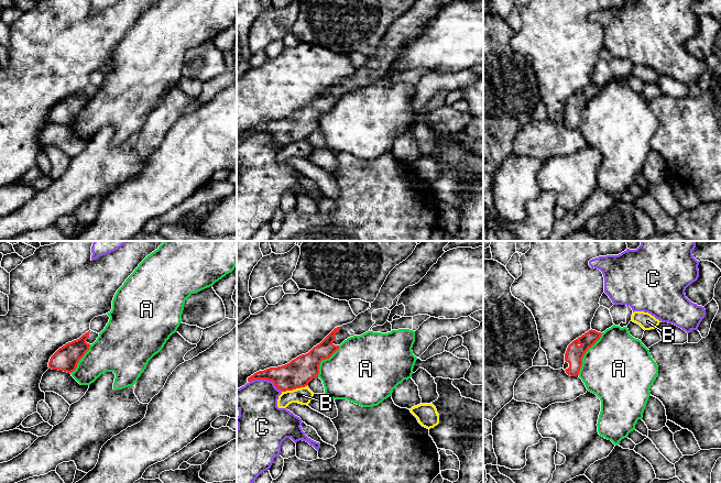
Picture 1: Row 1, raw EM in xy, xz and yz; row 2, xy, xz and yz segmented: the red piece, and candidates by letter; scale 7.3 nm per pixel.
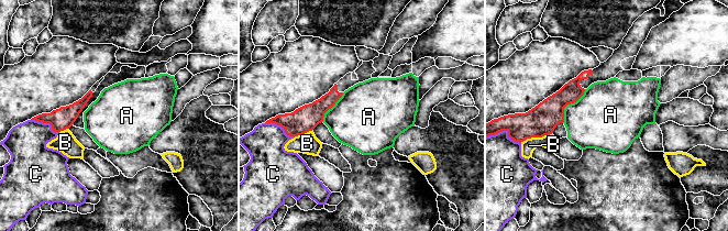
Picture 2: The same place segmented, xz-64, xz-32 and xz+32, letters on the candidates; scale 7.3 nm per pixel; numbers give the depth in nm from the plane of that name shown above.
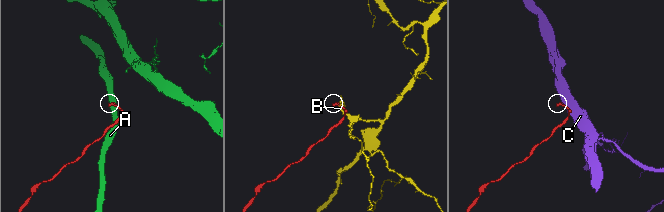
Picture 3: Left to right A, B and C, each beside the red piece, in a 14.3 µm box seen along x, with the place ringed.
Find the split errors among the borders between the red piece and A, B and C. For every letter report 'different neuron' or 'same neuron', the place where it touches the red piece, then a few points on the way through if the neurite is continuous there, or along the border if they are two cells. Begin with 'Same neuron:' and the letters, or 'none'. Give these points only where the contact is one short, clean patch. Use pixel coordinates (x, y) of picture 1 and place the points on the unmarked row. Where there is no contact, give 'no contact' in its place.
Same neuron: none
A: different neuron; contact yz (583, 108)
B: different neuron; contact xz (294, 142)
C: different neuron; contact xz (266, 132)

